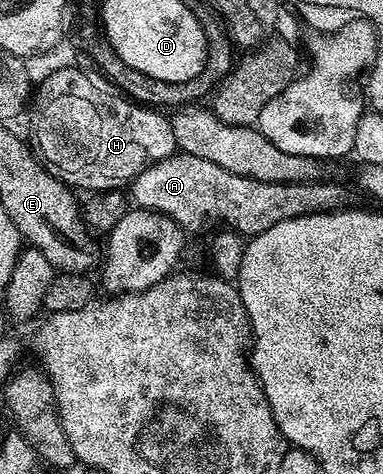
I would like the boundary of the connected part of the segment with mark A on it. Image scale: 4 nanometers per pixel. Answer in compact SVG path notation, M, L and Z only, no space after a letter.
M175 151L163 161L152 163L140 175L136 175L128 186L128 197L139 209L151 209L168 215L184 231L198 229L205 221L219 217L227 221L231 230L249 239L268 231L284 219L296 219L300 215L334 213L337 209L352 209L359 204L357 188L349 189L338 181L323 179L312 183L264 183L224 171L200 155L188 155Z

